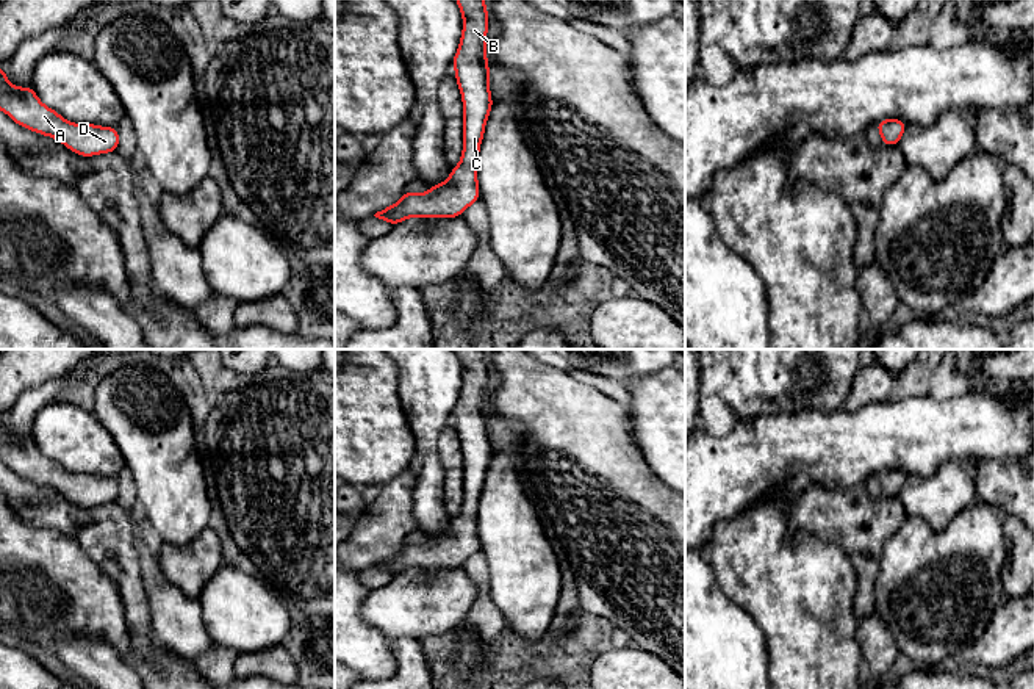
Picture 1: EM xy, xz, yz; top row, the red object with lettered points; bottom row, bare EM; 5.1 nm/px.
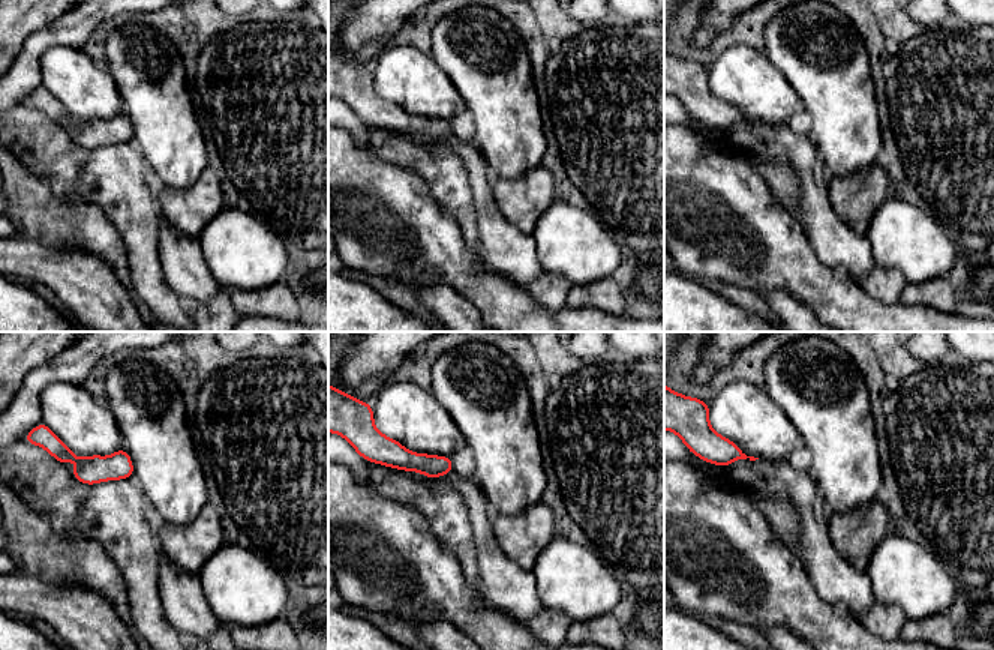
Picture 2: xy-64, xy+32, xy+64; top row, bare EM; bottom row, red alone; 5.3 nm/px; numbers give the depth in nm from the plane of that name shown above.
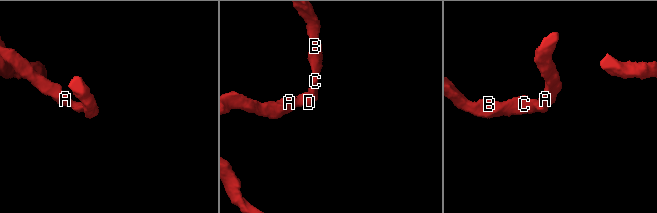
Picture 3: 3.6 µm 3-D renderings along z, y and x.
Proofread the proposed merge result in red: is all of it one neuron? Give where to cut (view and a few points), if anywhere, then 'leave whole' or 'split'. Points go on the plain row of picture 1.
no cut; leave whole

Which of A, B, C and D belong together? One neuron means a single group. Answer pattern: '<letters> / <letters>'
A B C D

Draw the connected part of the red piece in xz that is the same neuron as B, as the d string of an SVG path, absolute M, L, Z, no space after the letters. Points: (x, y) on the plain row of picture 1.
M455 349L463 366L463 384L452 410L463 451L463 504L446 532L422 545L405 542L402 550L374 567L397 576L404 570L457 568L480 550L477 532L479 500L493 449L486 412L488 360L483 349Z

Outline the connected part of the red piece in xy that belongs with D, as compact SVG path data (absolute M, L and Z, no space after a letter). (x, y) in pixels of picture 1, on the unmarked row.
M0 418L0 460L17 476L58 490L80 507L117 503L117 478L70 474L55 460L45 457L31 437L9 435L5 418Z

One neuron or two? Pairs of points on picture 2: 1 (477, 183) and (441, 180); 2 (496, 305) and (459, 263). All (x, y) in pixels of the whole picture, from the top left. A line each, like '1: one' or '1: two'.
1: two
2: one

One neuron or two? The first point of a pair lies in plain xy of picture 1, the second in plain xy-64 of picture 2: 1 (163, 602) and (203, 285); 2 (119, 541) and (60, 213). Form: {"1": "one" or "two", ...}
{"1": "one", "2": "two"}

